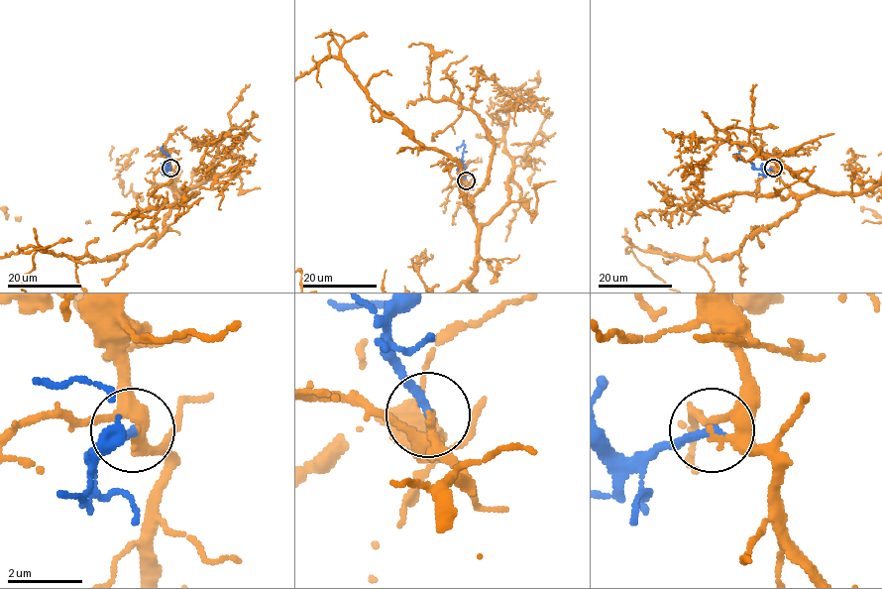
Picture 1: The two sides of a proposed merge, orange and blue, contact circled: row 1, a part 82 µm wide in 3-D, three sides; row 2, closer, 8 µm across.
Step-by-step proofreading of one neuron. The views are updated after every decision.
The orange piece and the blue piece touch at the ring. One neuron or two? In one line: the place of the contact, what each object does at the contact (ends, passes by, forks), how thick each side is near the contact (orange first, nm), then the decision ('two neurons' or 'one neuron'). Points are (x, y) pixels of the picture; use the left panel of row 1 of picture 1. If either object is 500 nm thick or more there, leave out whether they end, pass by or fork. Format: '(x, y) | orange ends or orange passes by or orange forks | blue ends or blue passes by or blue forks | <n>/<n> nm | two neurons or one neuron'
(170, 168) | orange passes by | blue ends | 180/240 nm | one neuron

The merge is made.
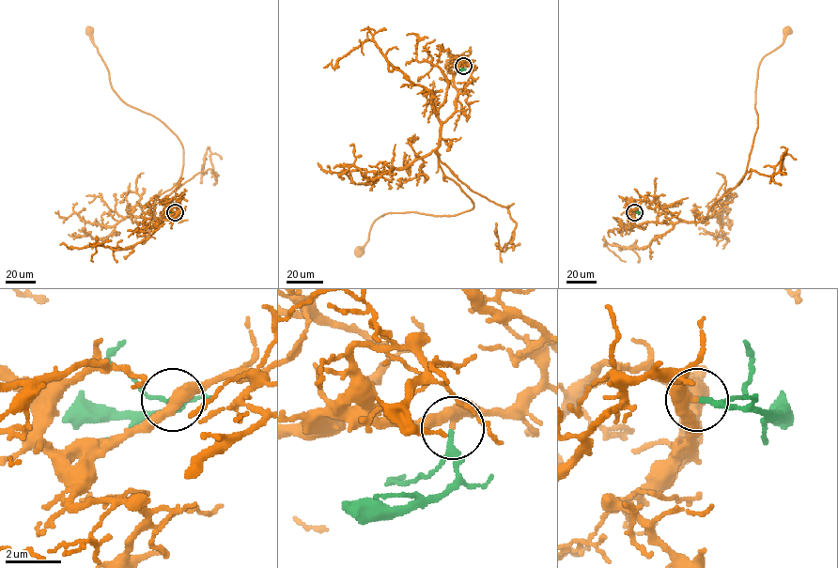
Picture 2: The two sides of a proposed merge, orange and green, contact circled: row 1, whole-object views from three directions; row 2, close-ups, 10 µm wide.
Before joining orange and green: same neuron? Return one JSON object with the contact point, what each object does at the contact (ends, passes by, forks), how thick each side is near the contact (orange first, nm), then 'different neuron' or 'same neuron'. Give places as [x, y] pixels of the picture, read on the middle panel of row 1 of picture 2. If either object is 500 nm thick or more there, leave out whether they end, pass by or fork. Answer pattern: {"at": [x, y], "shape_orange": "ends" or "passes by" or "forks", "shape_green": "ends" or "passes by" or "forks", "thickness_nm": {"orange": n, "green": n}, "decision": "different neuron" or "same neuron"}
{"at": [463, 66], "shape_orange": "passes by", "shape_green": "passes by", "thickness_nm": {"orange": 360, "green": 150}, "decision": "same neuron"}

